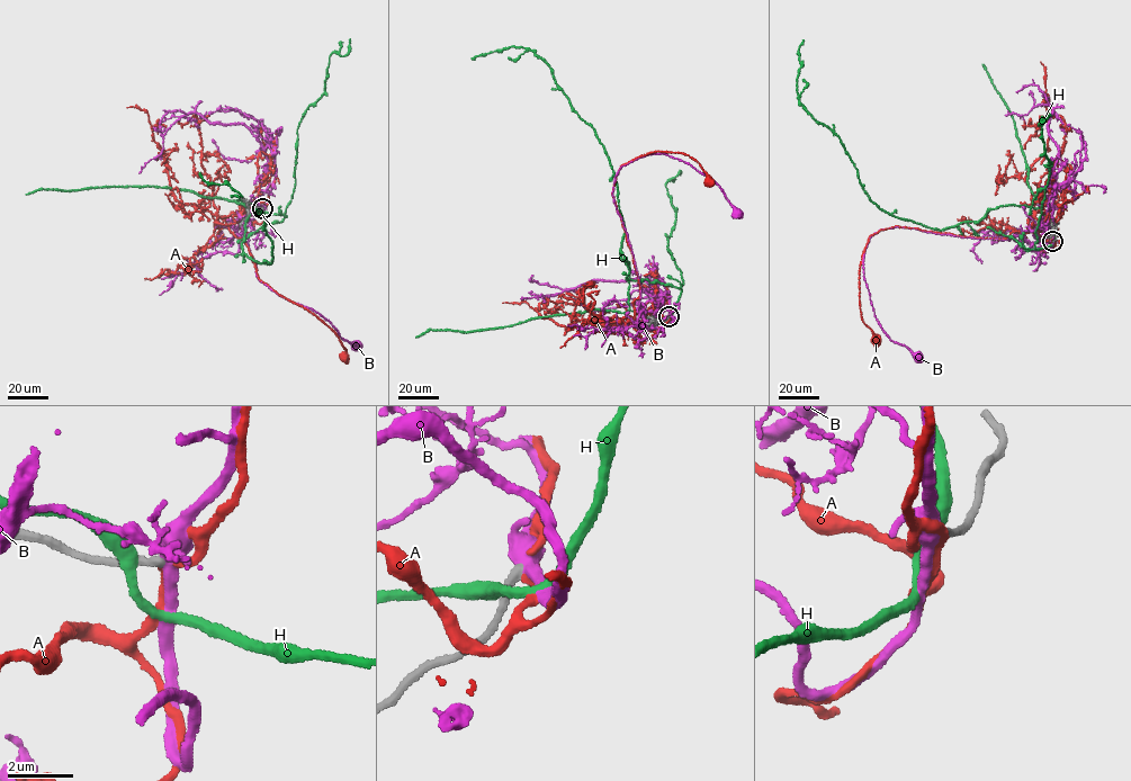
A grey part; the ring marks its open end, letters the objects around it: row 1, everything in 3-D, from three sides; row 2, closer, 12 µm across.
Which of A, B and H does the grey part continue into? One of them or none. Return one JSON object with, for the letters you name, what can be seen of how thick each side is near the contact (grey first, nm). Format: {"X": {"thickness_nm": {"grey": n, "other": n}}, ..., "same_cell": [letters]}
{"A": {"thickness_nm": {"grey": 300, "other": 320}}, "same_cell": ["A"]}

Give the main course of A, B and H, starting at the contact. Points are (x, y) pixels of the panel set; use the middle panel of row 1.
A: (669, 315), (649, 302), (633, 317), (639, 285), (612, 195), (616, 176), (661, 151), (693, 159), (708, 181)
B: (669, 315), (653, 301), (637, 313), (638, 274), (612, 194), (620, 168), (655, 153), (679, 160), (737, 214)
H: (667, 317), (629, 310), (613, 171), (551, 69), (521, 46), (472, 59)

